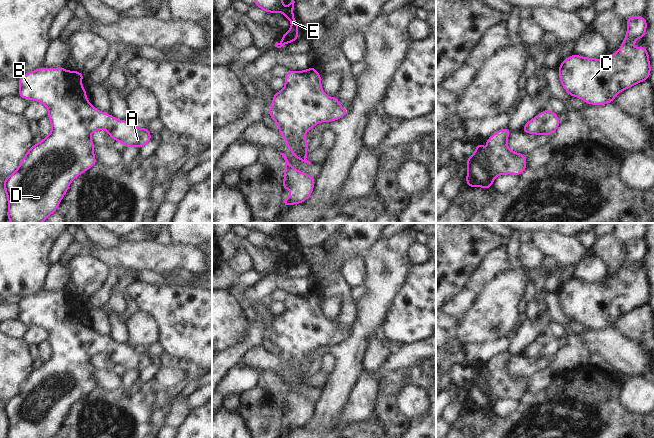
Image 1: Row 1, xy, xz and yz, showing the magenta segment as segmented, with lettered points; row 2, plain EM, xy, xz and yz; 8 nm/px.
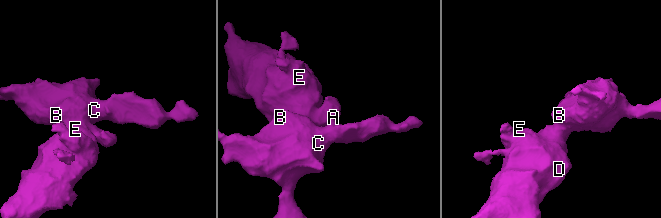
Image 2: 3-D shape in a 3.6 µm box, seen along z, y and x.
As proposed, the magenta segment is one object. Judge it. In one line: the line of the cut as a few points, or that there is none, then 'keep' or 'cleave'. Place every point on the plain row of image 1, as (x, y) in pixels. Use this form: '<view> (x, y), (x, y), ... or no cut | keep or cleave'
no cut | keep

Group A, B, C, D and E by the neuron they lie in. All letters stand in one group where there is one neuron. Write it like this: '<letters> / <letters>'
A B C D E

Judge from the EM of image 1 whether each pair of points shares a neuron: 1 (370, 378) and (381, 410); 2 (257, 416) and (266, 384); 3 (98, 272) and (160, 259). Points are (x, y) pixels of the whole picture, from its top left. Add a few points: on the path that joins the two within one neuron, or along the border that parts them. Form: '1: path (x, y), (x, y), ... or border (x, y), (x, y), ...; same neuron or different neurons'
1: border (382, 372), (376, 403), (367, 417); different neurons
2: path (258, 408), (259, 399), (263, 392); same neuron
3: border (88, 255), (109, 268); different neurons

